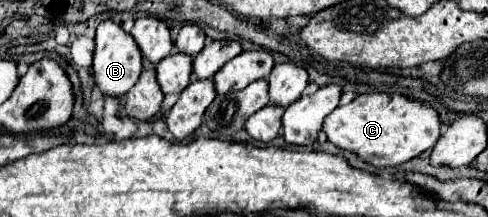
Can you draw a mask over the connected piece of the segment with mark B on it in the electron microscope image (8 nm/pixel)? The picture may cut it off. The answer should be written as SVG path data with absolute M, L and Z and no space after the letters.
M106 20L96 28L96 50L94 50L94 62L92 62L92 76L96 82L96 88L104 96L124 96L140 78L142 74L142 54L132 40L130 34L122 30L120 24Z

